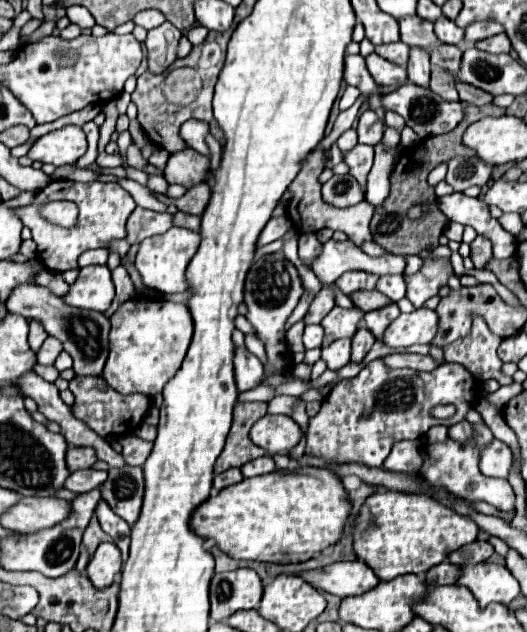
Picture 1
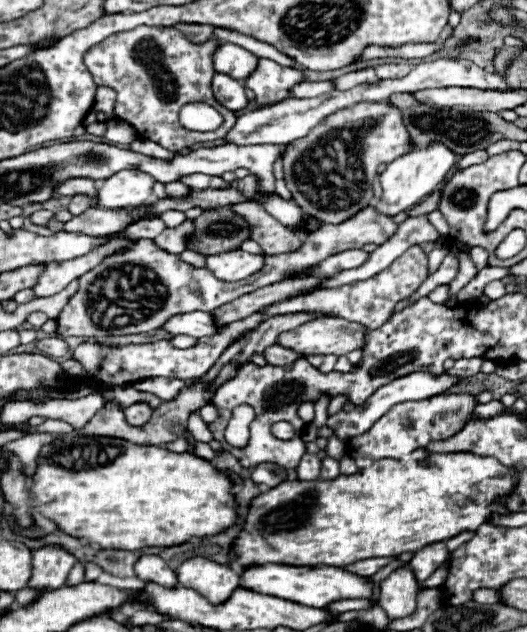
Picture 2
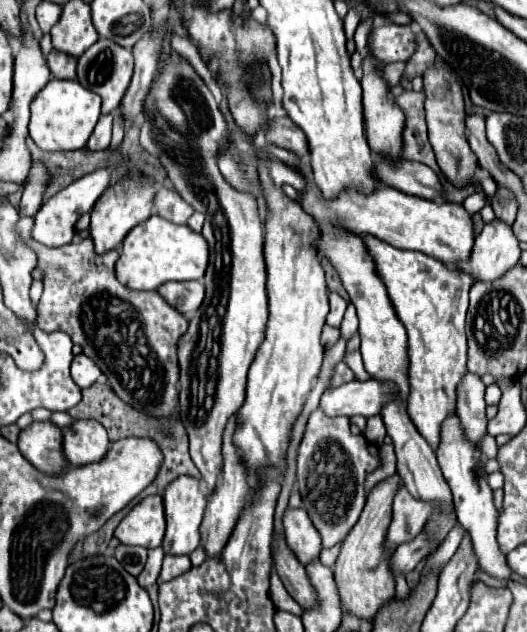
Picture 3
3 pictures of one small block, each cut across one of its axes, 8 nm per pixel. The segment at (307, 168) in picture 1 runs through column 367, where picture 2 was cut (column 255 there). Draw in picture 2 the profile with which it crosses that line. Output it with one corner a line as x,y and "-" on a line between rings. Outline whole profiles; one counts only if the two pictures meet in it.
246,202
234,206
234,212
248,222
250,238
258,242
262,252
268,255
286,254
300,248
302,238
290,230
286,230
278,220
274,220
260,204

